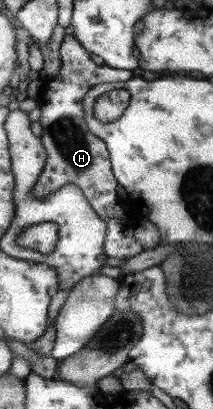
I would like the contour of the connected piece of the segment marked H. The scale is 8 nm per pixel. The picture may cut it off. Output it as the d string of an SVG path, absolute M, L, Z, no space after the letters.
M68 30L59 53L61 55L60 69L53 77L44 79L43 89L38 99L41 107L41 118L38 122L43 126L41 141L44 142L48 160L37 183L31 189L31 196L45 198L68 183L79 186L92 208L107 223L108 239L105 240L105 255L119 257L119 259L136 256L145 250L144 246L134 234L133 215L125 212L125 197L113 175L108 147L103 138L98 138L89 132L83 106L85 95L95 85L127 81L134 76L133 72L113 69L105 64L97 65L91 59L88 50Z

